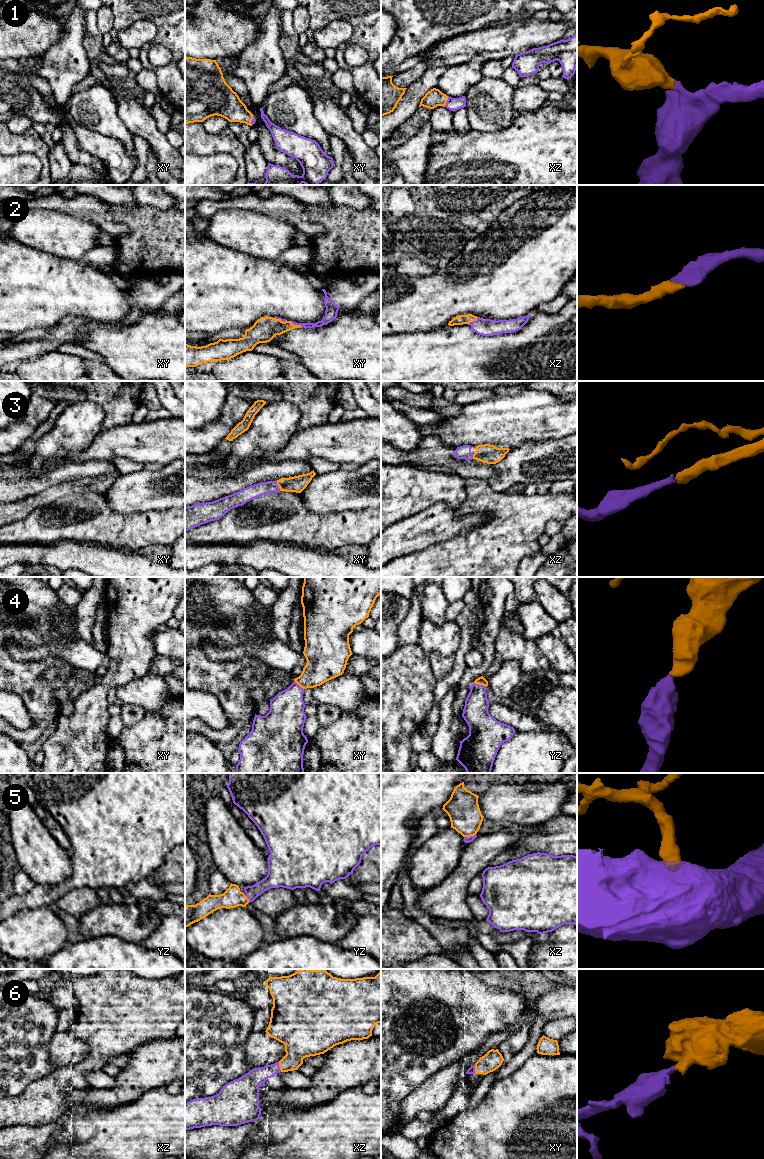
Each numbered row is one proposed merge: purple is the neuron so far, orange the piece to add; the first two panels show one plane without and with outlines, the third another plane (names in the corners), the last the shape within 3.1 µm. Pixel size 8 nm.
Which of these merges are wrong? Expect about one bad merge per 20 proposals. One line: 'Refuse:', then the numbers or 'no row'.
Refuse: no row

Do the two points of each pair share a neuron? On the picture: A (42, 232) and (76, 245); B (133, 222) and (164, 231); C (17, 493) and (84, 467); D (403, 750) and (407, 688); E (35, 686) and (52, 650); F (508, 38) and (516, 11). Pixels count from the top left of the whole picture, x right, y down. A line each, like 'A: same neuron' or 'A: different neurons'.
A: same neuron
B: same neuron
C: same neuron
D: same neuron
E: different neurons
F: different neurons

